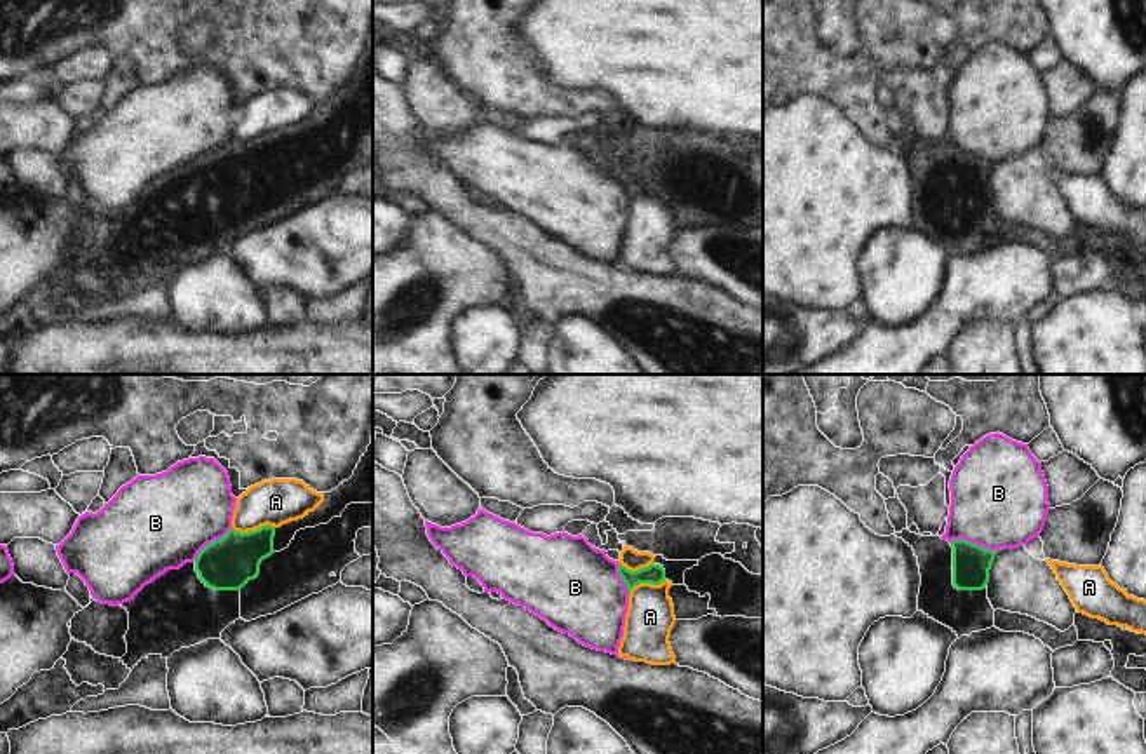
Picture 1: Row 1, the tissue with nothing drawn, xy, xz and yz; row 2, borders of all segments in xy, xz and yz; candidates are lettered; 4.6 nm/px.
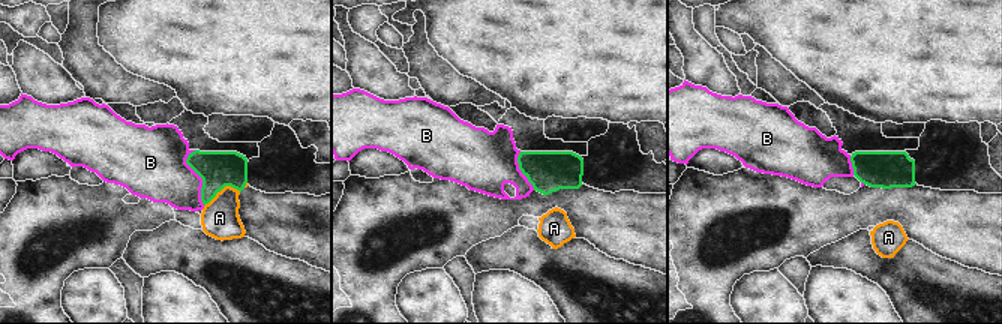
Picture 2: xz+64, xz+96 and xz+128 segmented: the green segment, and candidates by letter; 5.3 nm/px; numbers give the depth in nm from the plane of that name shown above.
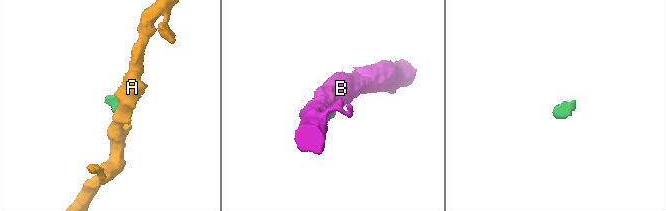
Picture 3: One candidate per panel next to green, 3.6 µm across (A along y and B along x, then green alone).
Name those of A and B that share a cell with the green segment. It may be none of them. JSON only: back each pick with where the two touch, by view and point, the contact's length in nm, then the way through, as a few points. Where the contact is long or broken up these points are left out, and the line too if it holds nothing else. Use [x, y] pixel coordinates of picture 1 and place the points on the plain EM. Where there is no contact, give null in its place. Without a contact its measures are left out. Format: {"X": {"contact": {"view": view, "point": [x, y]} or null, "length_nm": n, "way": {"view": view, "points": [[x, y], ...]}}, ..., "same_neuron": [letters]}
{"B": {"contact": {"view": "yz", "point": [977, 155]}, "length_nm": 260, "way": {"view": "yz", "points": [[970, 173], [977, 155], [977, 138], [998, 107]]}}, "same_neuron": ["B"]}

